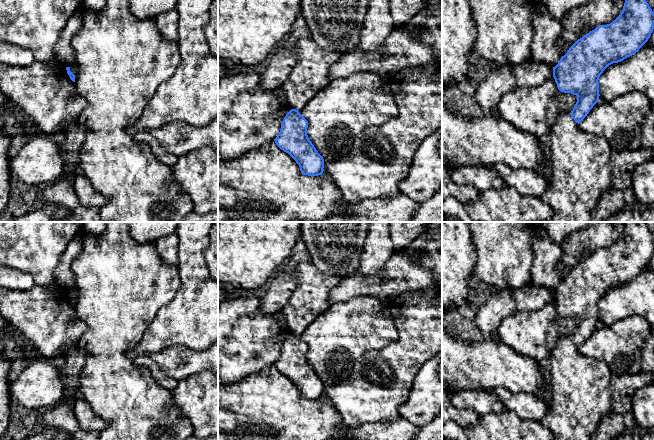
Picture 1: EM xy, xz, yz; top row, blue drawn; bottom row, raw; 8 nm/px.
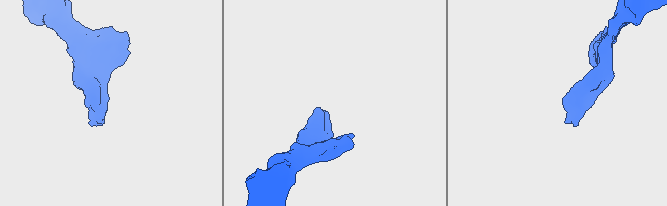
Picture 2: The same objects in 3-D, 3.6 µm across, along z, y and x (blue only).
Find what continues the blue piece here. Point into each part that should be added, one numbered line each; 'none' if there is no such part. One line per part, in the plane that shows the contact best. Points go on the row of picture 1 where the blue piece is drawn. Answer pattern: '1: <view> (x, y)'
1: yz (581, 173)

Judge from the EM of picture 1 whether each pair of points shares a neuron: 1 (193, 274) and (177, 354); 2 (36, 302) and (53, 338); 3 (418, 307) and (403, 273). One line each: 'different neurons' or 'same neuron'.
1: different neurons
2: same neuron
3: different neurons

